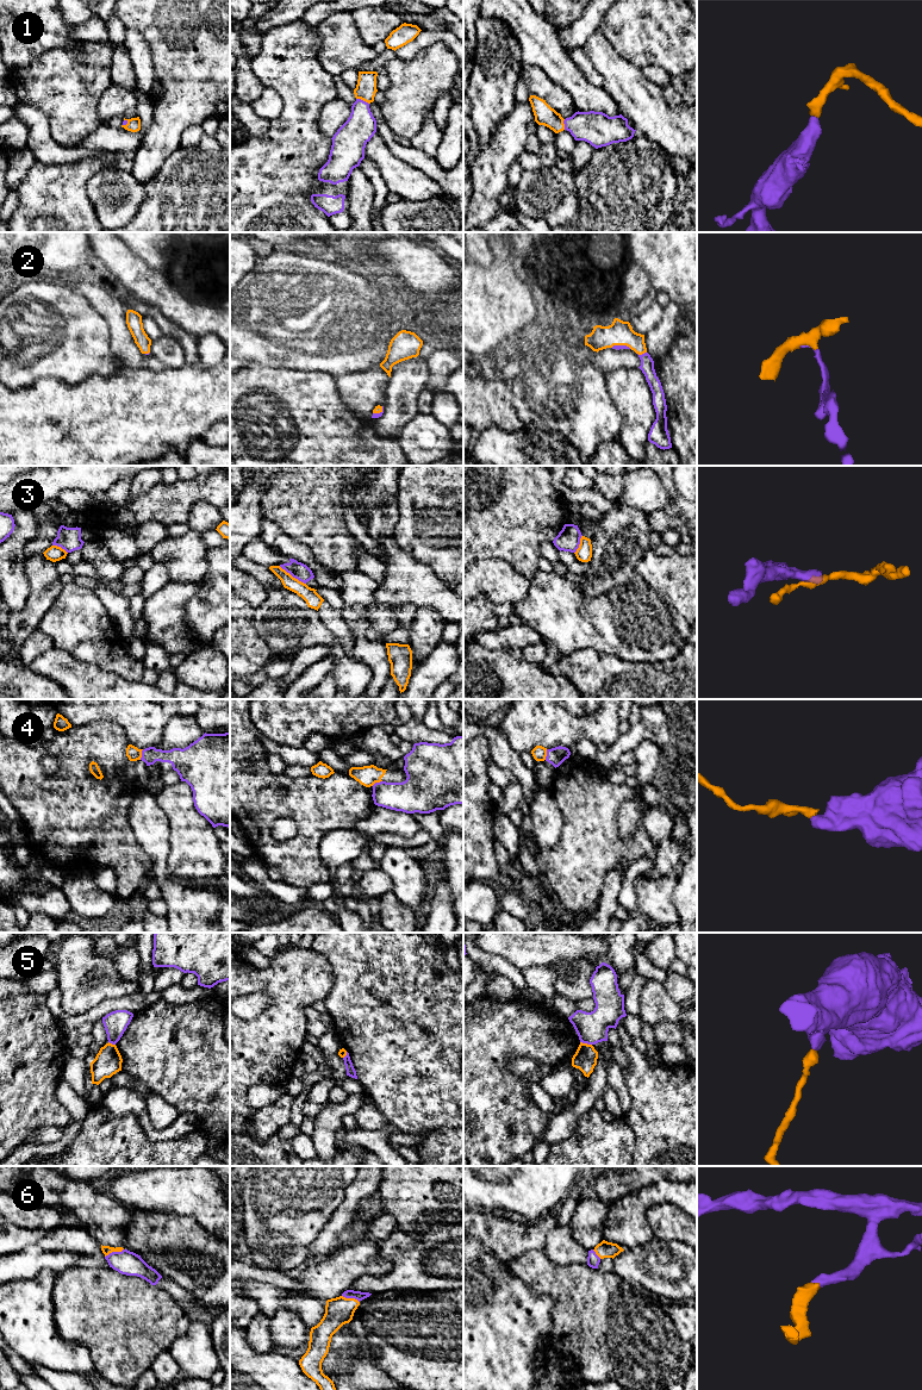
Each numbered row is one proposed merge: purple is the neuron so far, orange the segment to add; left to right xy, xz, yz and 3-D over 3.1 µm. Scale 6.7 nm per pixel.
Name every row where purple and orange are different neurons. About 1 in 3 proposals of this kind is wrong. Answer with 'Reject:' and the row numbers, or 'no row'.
Reject: 3, 4, 5

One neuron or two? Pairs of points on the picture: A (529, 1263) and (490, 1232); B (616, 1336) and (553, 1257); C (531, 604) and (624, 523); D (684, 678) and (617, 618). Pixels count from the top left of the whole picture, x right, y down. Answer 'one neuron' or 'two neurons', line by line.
A: two neurons
B: one neuron
C: two neurons
D: two neurons

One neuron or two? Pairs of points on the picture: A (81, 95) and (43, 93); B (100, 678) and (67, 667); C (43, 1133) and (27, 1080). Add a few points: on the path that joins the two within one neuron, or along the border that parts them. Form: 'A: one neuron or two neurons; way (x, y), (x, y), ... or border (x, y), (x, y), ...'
A: one neuron; way (72, 95), (53, 93)
B: one neuron; way (92, 678), (78, 678), (75, 675)
C: two neurons; border (63, 1128), (37, 1127), (24, 1141)

